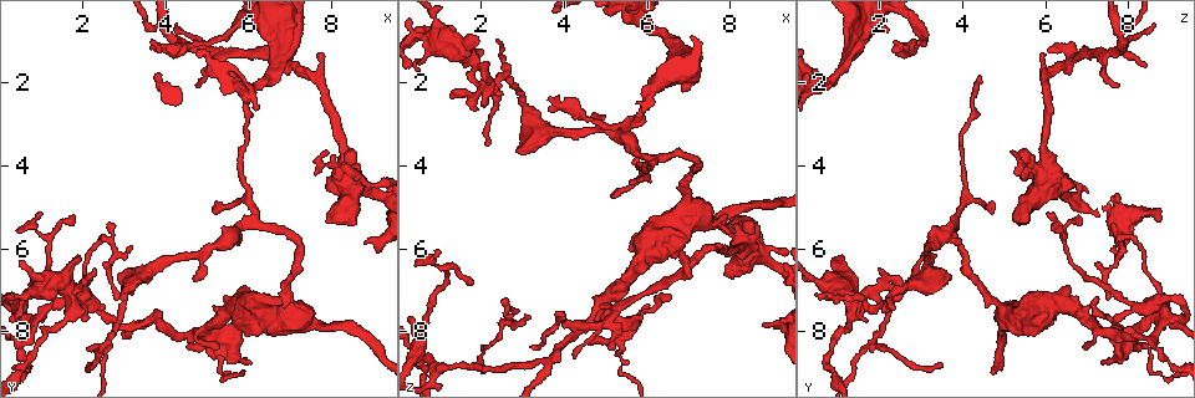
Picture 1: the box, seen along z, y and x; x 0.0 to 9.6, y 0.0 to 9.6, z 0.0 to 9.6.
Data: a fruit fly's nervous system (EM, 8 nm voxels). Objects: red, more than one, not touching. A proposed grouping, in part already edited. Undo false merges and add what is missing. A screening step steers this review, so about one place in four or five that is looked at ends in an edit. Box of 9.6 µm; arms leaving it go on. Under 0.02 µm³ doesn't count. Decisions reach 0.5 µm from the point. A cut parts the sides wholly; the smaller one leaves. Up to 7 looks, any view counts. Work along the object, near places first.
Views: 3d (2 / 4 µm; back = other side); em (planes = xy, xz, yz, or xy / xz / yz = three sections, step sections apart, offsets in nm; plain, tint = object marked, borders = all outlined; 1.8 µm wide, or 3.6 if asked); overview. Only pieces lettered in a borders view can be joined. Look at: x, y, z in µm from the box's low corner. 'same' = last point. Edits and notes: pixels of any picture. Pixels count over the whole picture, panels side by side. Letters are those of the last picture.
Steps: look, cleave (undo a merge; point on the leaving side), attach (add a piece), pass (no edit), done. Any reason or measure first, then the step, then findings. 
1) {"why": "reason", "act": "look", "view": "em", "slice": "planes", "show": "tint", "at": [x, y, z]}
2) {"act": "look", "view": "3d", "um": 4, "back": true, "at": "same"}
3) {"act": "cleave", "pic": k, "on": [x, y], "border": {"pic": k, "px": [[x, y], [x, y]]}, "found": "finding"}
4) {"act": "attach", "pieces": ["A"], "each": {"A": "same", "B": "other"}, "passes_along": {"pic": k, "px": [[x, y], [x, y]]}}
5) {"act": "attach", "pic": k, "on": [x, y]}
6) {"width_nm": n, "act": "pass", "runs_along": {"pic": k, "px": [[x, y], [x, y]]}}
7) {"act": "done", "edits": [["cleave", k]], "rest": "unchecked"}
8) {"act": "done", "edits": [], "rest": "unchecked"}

{"why": "sharp bend", "act": "look", "view": "3d", "um": 2, "at": [4.90, 8.05, 7.45]}

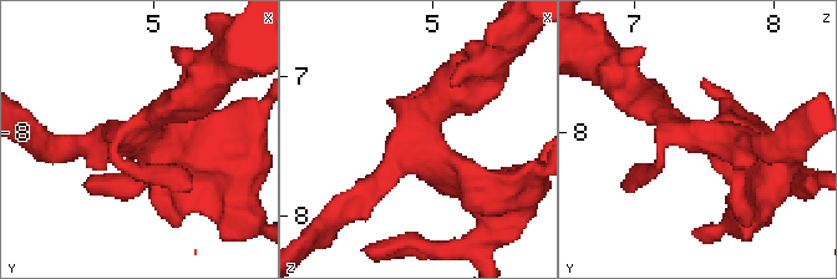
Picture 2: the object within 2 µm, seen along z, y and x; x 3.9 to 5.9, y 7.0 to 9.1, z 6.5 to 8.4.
{"why": "now the EM", "act": "look", "view": "em", "slice": "planes", "show": "borders", "at": [4.86, 7.98, 7.42]}

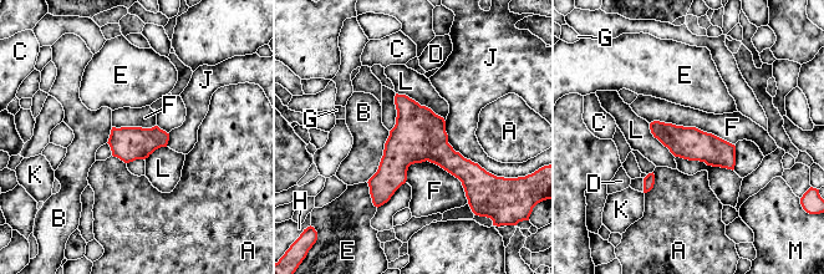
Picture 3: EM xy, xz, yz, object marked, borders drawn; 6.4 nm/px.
{"width_nm": 220, "act": "pass", "each": {"A": "other", "B": "other", "C": "other", "D": "other", "E": "other", "F": "other", "G": "other", "H": "other", "J": "other", "K": "other", "L": "other", "M": "other"}, "border": {"pic": 3, "px": [[407, 167], [438, 165], [468, 203]]}, "found": "one cell here"}

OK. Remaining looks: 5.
{"why": "thin end", "act": "look", "view": "em", "um": 3.6, "slice": "planes", "show": "tint", "at": [4.70, 6.85, 2.75]}

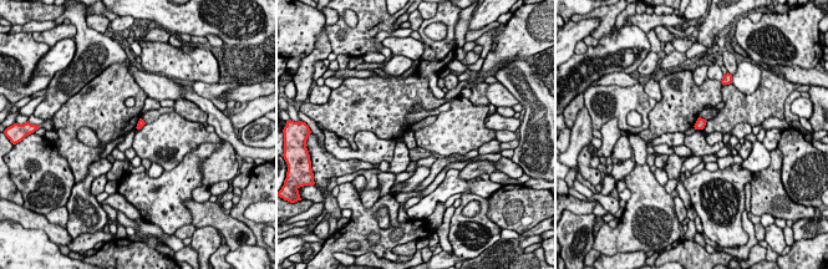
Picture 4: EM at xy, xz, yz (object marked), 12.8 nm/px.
{"act": "look", "view": "em", "um": 3.6, "slice": "planes", "show": "borders", "at": "same"}

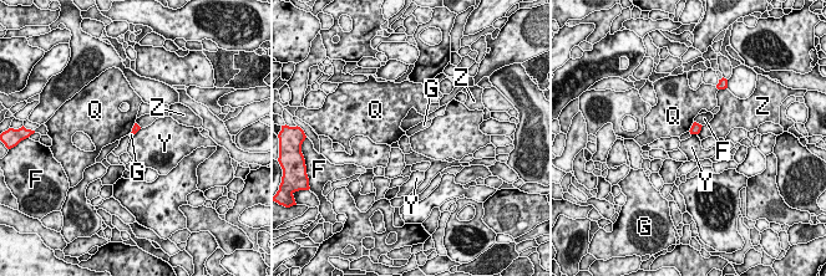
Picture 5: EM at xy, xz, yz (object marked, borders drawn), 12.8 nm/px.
{"width_nm": 90, "act": "pass", "each": {"F": "other", "G": "other", "Q": "other", "Y": "other", "Z": "other"}, "border": {"pic": 5, "px": [[140, 128], [135, 134]]}, "found": "none of them fits"}

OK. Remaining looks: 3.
{"why": "end of a long branch", "act": "look", "view": "em", "slice": "planes", "show": "borders", "at": [3.65, 1.05, 2.45]}

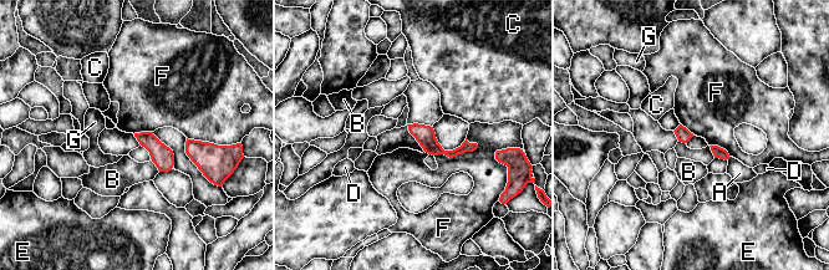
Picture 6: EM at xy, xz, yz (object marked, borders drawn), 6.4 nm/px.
{"act": "pass", "each": {"A": "other", "B": "other", "C": "other", "D": "other", "E": "other", "F": "other", "G": "other"}, "runs_along": {"pic": 6, "px": [[411, 127], [443, 152], [473, 146]]}, "found": "no lettered piece goes on from it"}

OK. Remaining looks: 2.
{"act": "done", "edits": [], "rest": "unchecked"}

